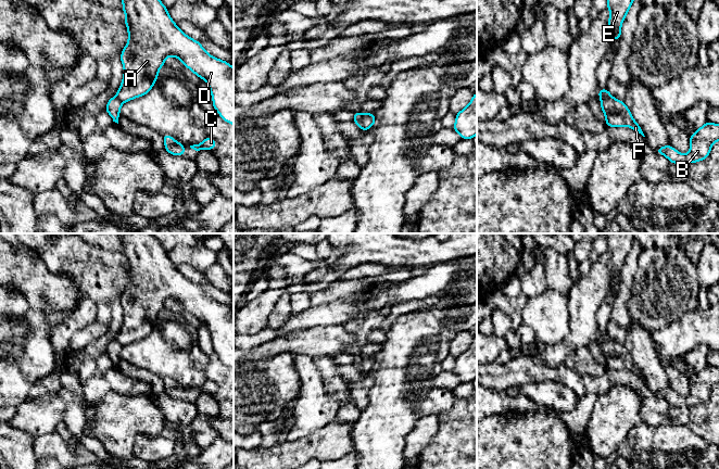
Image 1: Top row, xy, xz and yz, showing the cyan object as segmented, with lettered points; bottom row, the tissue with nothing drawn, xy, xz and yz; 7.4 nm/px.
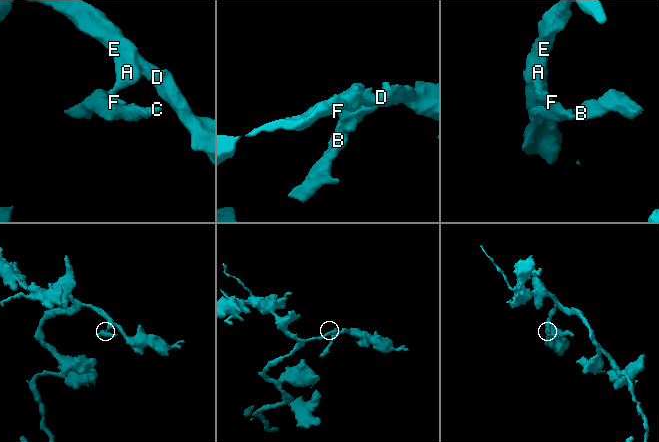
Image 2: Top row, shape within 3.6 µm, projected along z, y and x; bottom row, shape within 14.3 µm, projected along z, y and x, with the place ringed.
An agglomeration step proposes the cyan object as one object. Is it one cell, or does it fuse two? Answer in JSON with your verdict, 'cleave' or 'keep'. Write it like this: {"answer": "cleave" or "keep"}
{"answer": "cleave"}

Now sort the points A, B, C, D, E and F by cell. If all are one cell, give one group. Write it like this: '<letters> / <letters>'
A D E / B C F

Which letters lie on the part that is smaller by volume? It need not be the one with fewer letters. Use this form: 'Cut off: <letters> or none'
Cut off: B, C, F

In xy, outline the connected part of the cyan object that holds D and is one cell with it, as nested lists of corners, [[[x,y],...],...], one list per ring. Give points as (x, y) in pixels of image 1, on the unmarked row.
[[[118,233],[122,239],[123,254],[126,262],[124,266],[128,272],[128,287],[121,296],[121,304],[124,309],[124,320],[116,337],[121,346],[125,346],[135,341],[147,338],[153,330],[160,312],[165,307],[167,300],[178,301],[186,310],[193,315],[199,321],[203,321],[211,334],[213,342],[213,351],[219,359],[228,367],[234,368],[234,310],[226,304],[222,304],[210,299],[202,288],[184,277],[172,263],[167,251],[163,249],[161,243],[151,233]]]

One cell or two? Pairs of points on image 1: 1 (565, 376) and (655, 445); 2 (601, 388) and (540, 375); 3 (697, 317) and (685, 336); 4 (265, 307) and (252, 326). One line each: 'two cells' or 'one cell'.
1: two cells
2: one cell
3: one cell
4: one cell

